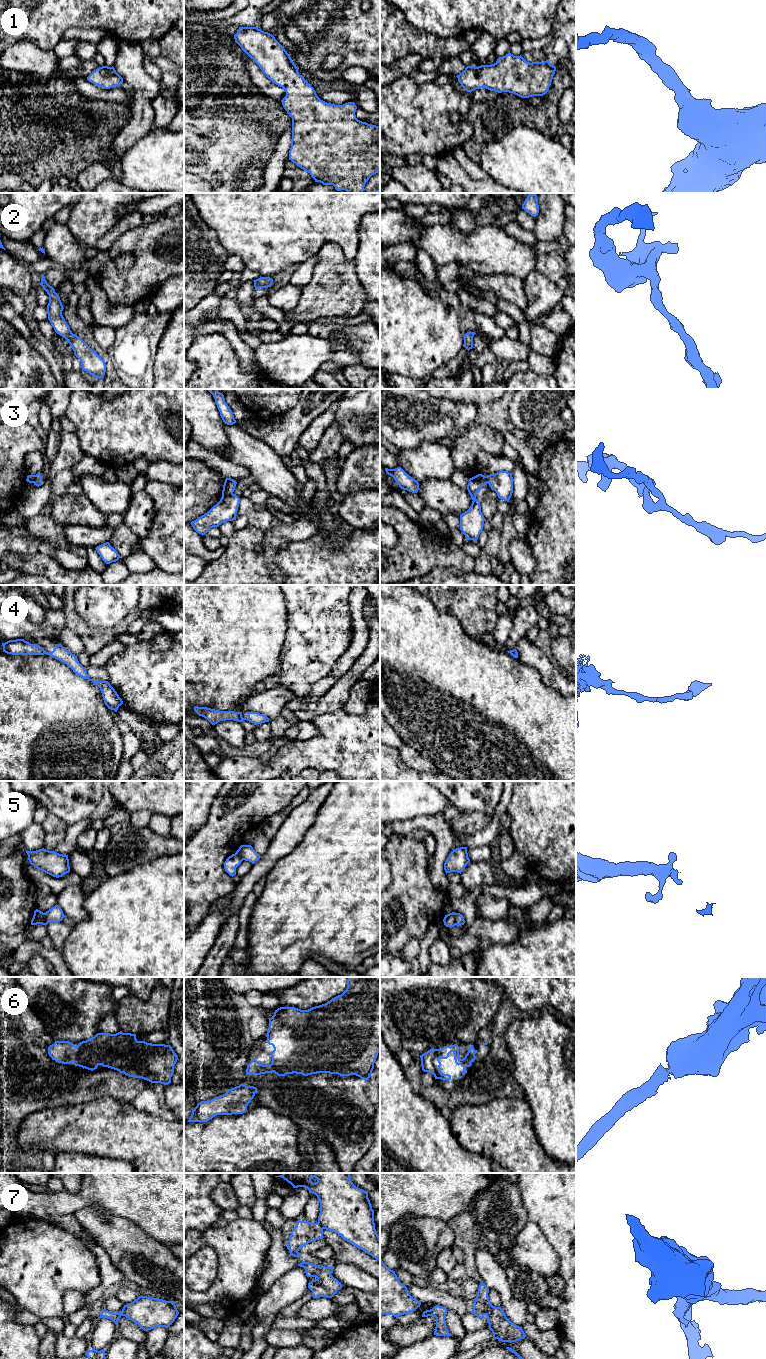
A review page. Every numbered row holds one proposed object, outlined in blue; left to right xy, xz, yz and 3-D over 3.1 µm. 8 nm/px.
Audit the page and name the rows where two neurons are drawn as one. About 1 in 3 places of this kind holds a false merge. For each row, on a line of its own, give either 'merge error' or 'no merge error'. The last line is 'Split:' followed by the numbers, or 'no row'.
1: no merge error
2: no merge error
3: merge error
4: merge error
5: merge error
6: no merge error
7: merge error
Split: 3, 4, 5, 7

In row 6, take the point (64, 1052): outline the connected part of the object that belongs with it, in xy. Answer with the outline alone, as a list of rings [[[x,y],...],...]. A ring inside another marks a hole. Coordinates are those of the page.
[[[97,1033],[94,1037],[80,1042],[77,1046],[69,1041],[55,1041],[48,1047],[48,1054],[58,1063],[70,1064],[82,1067],[83,1069],[95,1070],[99,1065],[108,1067],[124,1073],[129,1077],[142,1078],[151,1083],[167,1085],[171,1083],[174,1073],[174,1066],[178,1057],[170,1045],[152,1044],[145,1041],[138,1041],[136,1034]]]

